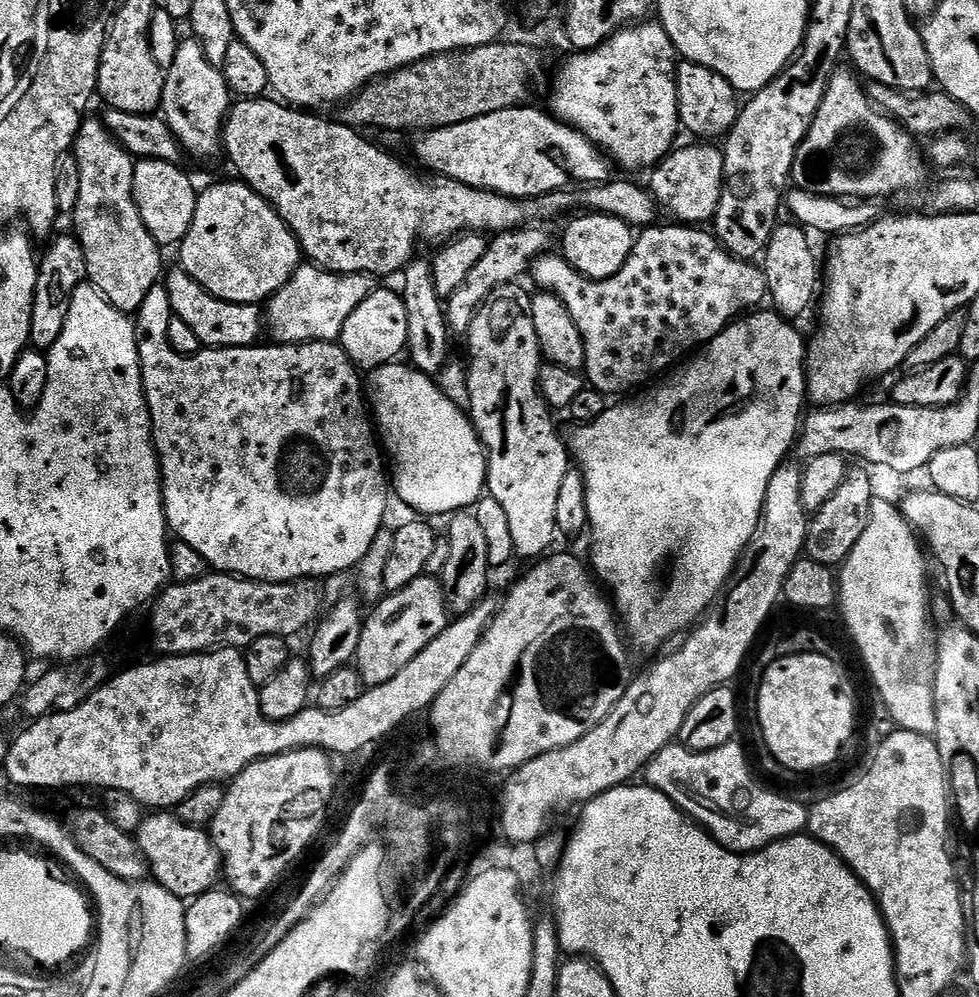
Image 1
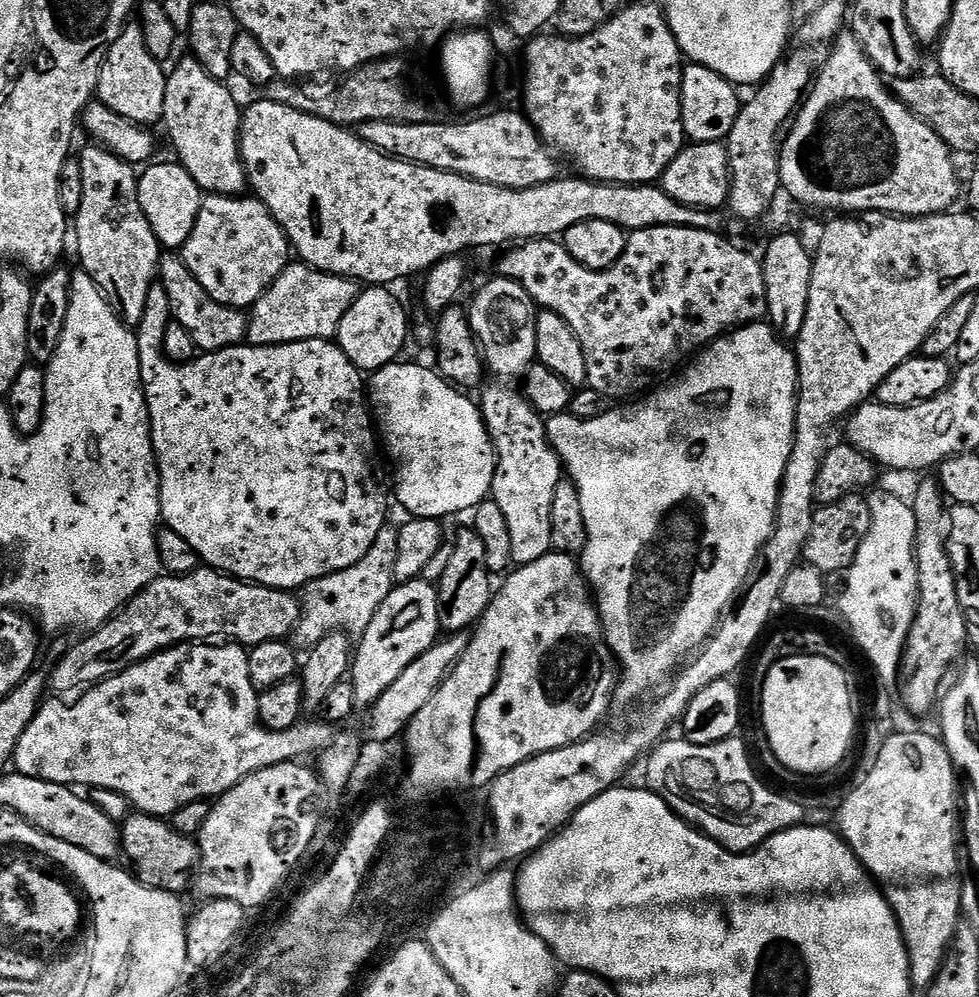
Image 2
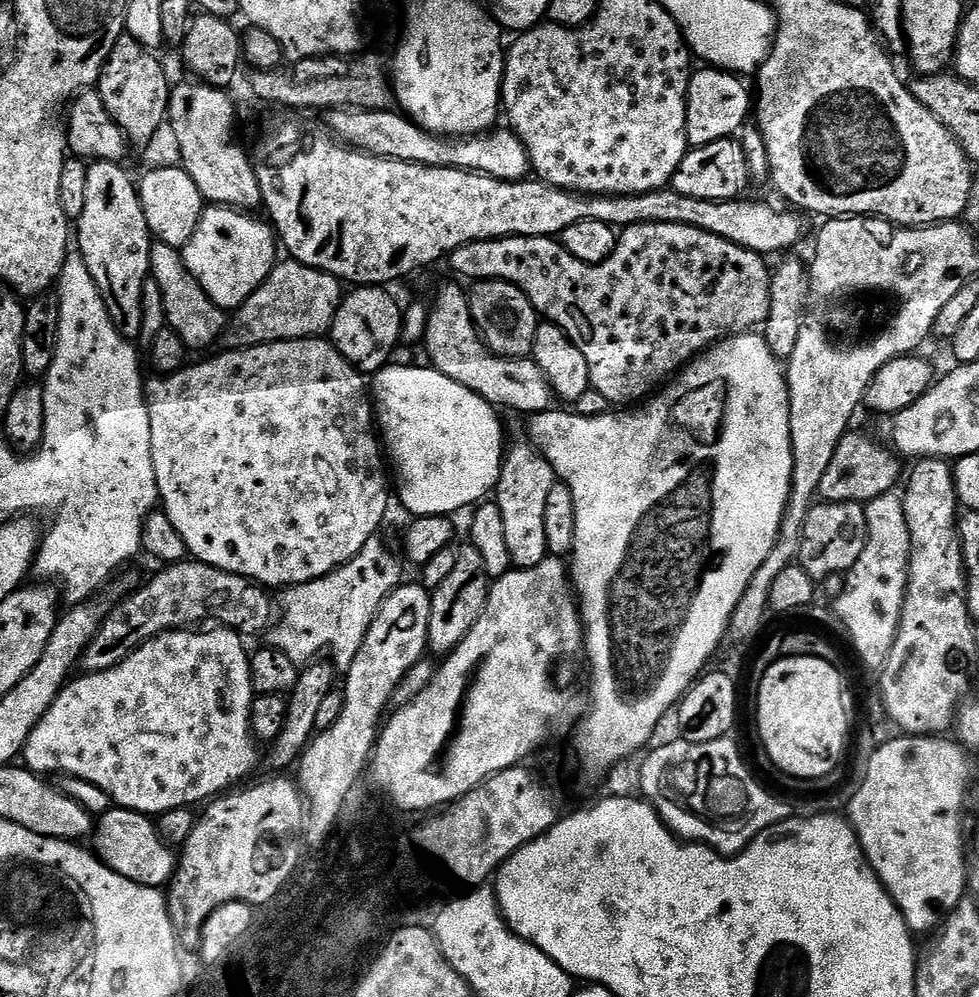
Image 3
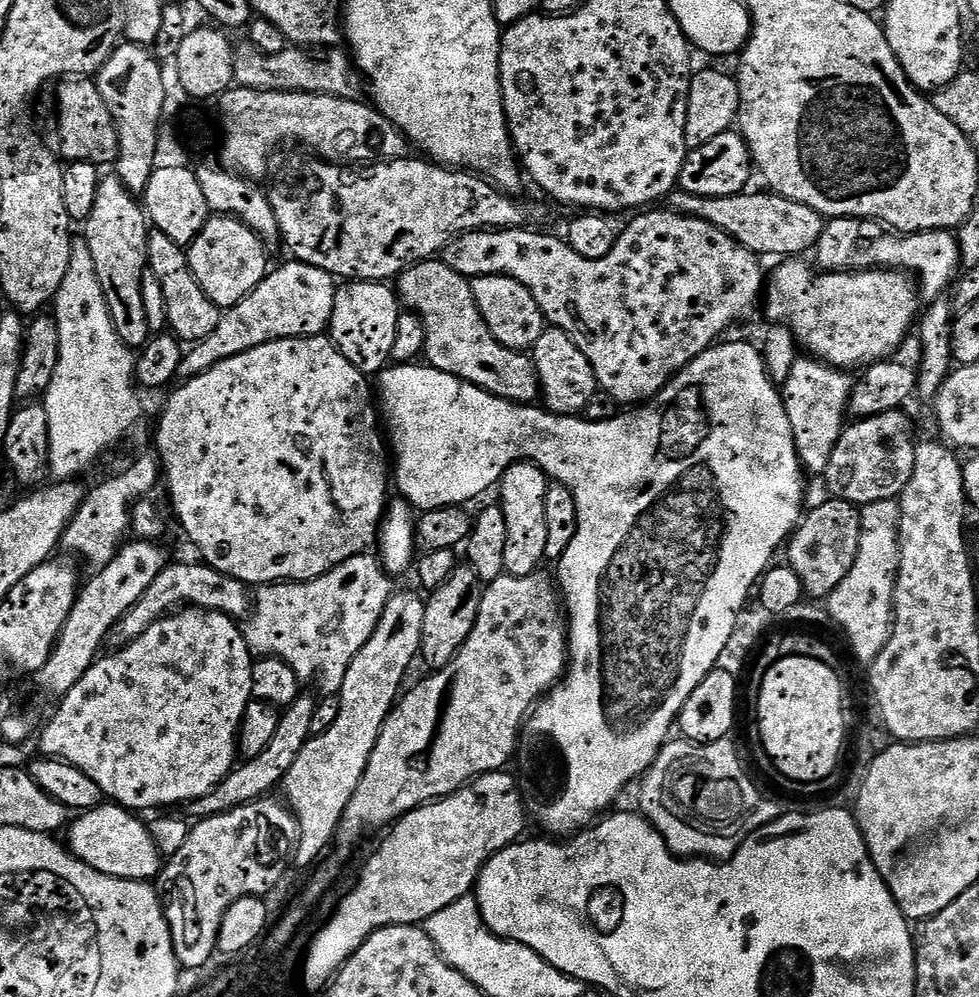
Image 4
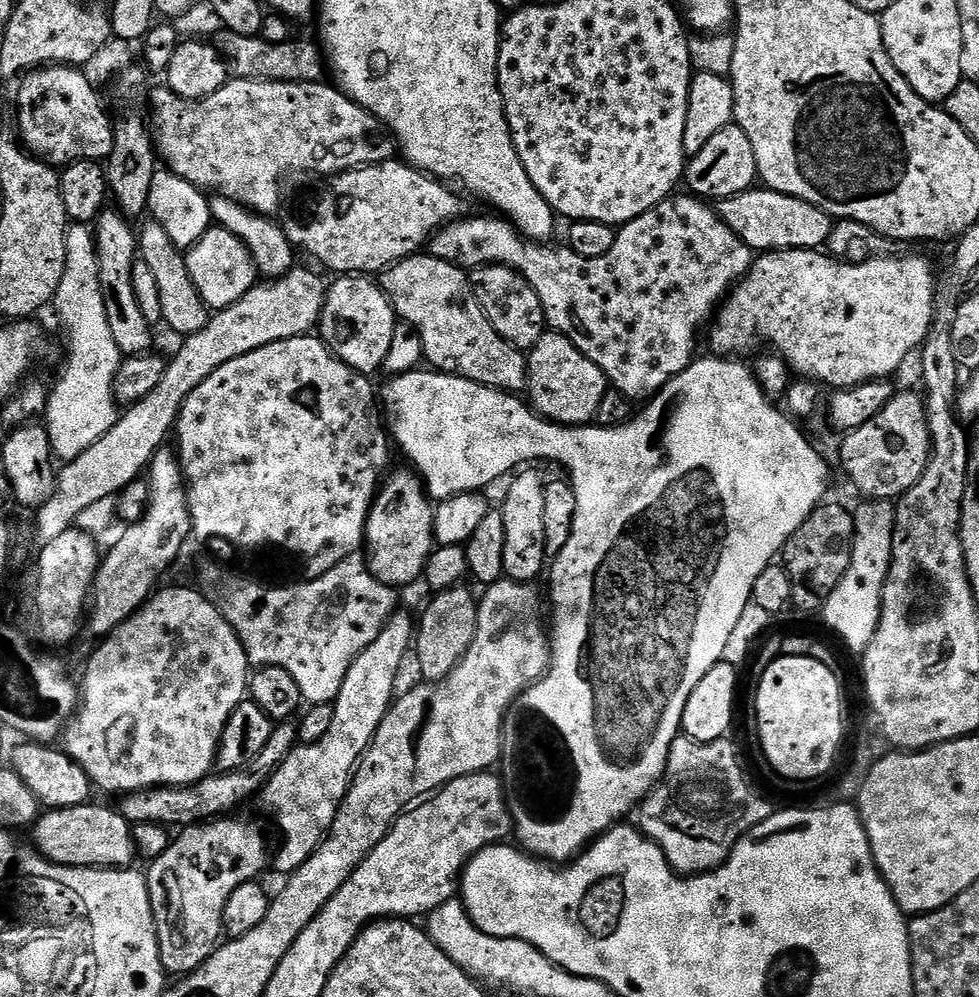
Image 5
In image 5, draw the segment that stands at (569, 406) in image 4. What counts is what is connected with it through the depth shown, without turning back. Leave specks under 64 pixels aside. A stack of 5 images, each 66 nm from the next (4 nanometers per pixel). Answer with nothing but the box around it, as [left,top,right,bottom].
[526,330,610,426]

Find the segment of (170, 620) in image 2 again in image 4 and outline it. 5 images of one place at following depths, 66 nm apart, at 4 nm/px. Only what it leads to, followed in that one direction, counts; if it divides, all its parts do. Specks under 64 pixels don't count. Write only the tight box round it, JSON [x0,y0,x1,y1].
[111,562,254,646]

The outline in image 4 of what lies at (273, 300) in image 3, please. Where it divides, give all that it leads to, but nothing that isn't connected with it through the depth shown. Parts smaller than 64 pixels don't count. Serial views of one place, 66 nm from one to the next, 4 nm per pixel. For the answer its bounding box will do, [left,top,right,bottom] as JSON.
[180,258,337,377]

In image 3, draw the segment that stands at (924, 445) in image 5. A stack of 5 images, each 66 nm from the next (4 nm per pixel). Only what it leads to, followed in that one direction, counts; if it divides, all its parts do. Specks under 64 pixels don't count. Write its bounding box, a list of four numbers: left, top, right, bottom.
[818,430,901,505]

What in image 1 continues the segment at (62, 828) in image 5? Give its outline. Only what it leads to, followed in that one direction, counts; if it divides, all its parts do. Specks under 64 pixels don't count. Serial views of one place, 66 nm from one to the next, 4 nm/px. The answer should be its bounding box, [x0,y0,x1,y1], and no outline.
[134,810,222,902]

